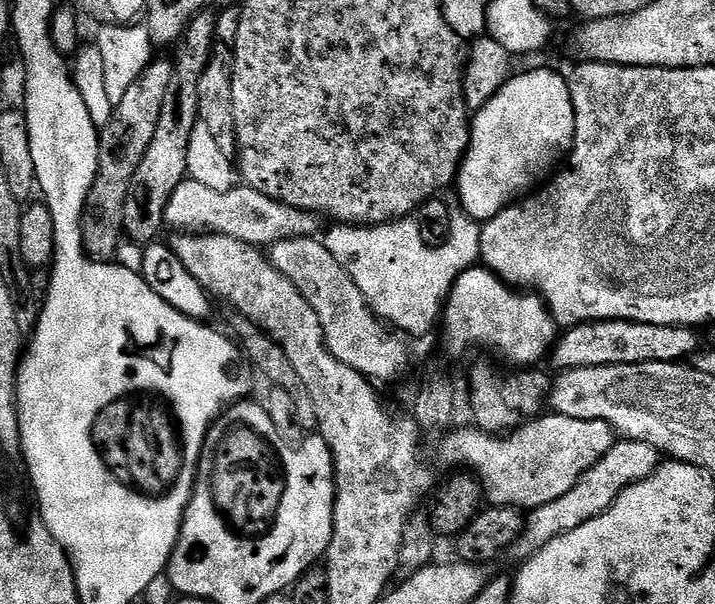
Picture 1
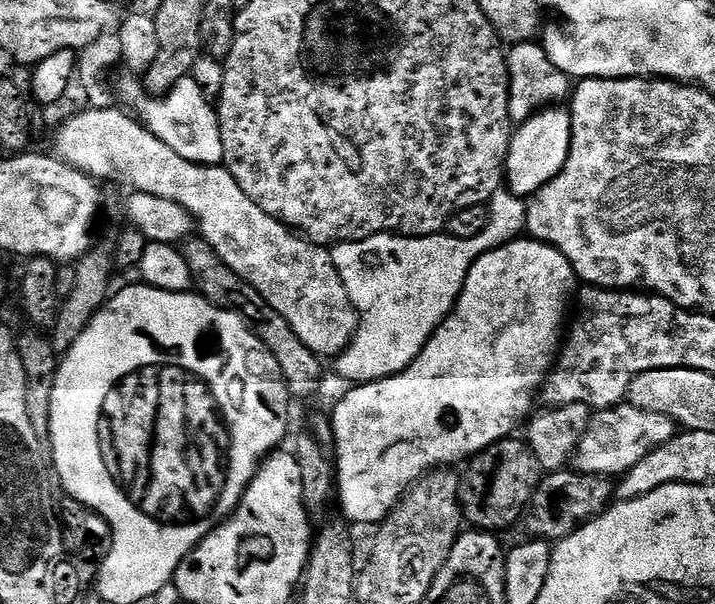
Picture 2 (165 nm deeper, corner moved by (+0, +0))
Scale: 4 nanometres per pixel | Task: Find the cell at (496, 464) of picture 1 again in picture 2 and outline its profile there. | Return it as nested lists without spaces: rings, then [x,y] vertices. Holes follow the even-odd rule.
[[[627,402],[615,408],[601,408],[592,417],[586,434],[578,442],[574,457],[575,471],[586,475],[619,478],[642,462],[646,454],[658,450],[676,437],[678,425],[666,414],[636,408]]]

